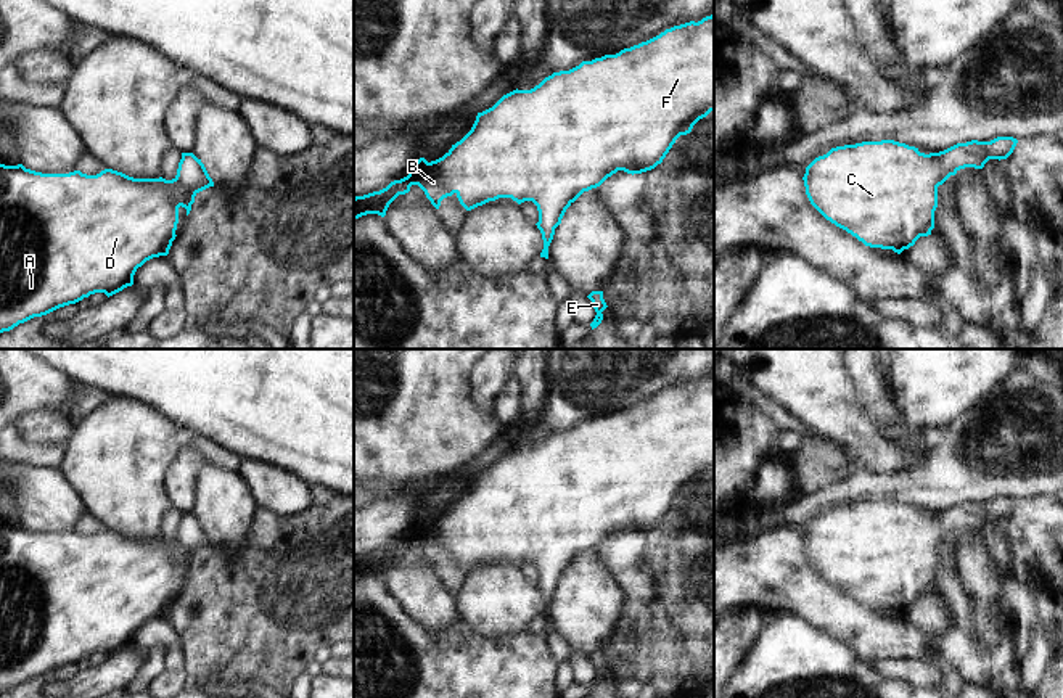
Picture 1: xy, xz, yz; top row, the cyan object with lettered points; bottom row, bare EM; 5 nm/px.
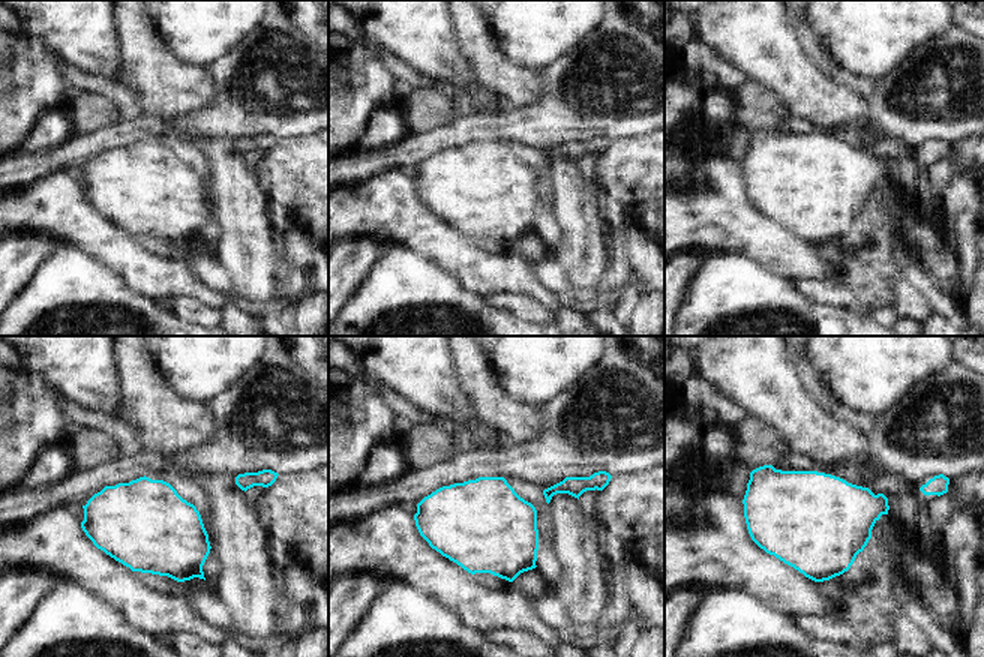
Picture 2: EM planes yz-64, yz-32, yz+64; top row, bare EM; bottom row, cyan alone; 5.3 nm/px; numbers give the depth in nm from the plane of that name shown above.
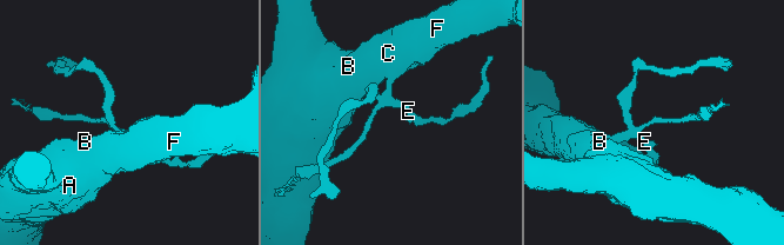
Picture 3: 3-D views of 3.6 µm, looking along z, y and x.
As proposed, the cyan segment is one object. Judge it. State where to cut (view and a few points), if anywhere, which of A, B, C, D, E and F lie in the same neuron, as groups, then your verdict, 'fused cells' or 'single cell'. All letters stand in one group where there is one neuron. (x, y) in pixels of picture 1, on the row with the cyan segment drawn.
no cut; A B C D E F; single cell

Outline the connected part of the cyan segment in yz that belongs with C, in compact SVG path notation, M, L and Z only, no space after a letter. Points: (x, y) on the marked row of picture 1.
M997 137L991 142L957 143L944 151L925 154L915 146L894 140L862 142L831 148L815 158L806 167L802 180L811 204L827 220L865 246L901 254L920 236L931 235L939 185L960 169L983 169L989 159L1007 159L1016 143L1013 137Z

